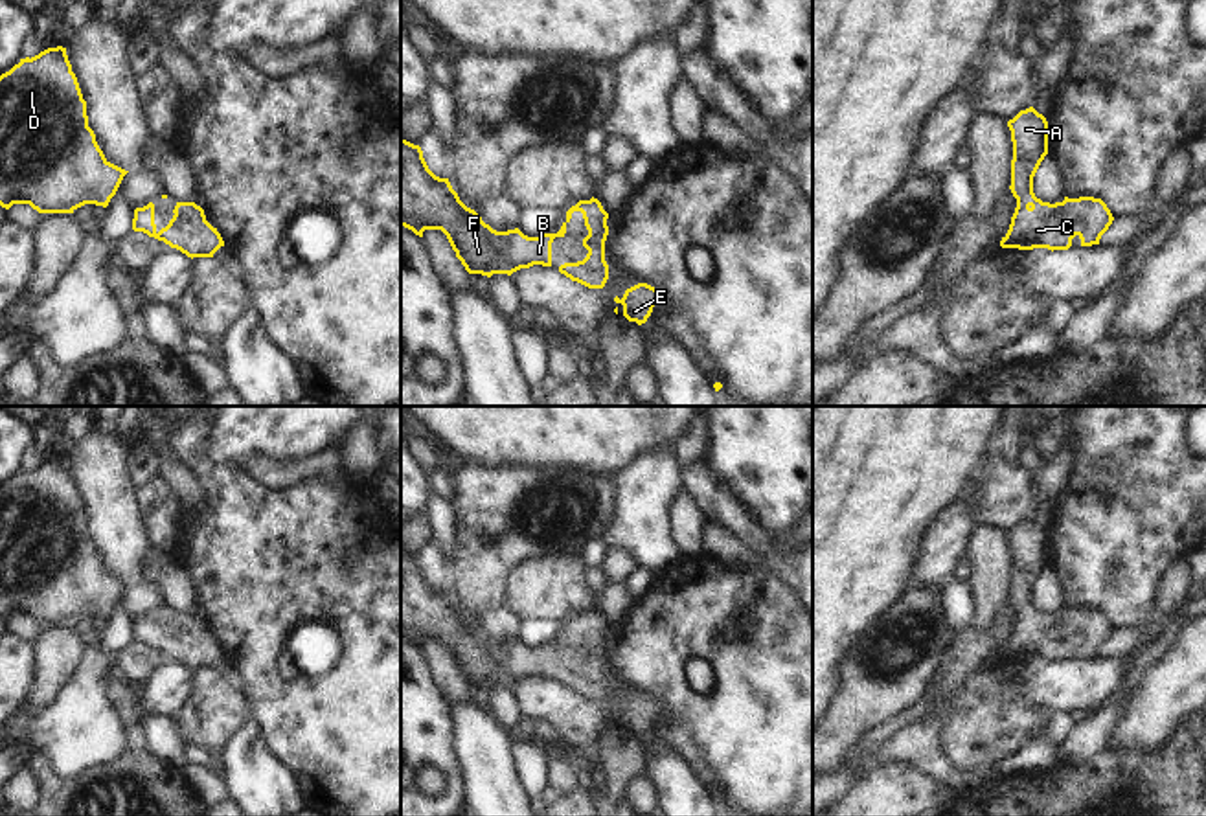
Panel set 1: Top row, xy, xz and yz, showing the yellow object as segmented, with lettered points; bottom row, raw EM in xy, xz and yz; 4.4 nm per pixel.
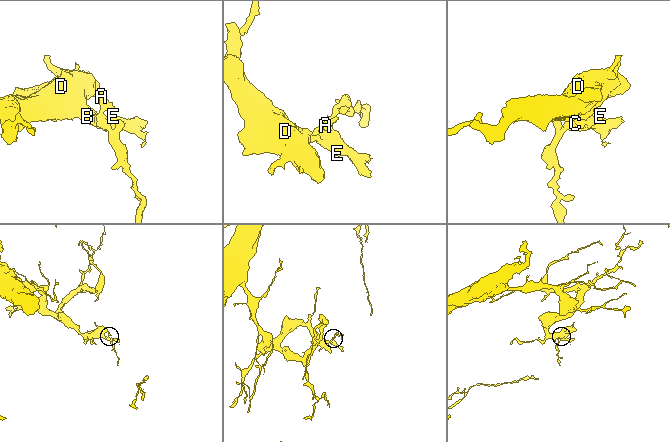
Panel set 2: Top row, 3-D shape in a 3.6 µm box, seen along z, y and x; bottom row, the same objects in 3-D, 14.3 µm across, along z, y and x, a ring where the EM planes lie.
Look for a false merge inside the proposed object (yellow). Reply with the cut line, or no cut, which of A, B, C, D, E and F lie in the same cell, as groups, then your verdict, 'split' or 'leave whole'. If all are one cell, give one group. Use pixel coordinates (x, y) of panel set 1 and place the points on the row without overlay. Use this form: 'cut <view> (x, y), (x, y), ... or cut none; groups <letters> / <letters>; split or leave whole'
cut none; groups A B C D E F; leave whole

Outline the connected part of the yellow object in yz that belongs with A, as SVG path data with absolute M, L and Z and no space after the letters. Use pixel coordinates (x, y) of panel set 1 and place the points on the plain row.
M1033 518L1007 533L1013 553L1011 605L1017 619L1002 660L1068 662L1077 647L1081 658L1099 656L1114 629L1101 610L1079 608L1042 614L1033 605L1033 588L1048 566L1048 533Z

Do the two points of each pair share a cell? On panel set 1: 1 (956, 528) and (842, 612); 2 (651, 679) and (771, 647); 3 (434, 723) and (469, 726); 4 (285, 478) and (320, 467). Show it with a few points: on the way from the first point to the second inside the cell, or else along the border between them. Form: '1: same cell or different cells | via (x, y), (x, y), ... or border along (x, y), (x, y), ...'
1: different cells | border along (936, 519), (923, 539), (910, 581)
2: same cell | via (681, 649), (741, 647)
3: different cells | border along (449, 714), (451, 748), (462, 767)
4: same cell | via (295, 473), (311, 469)

